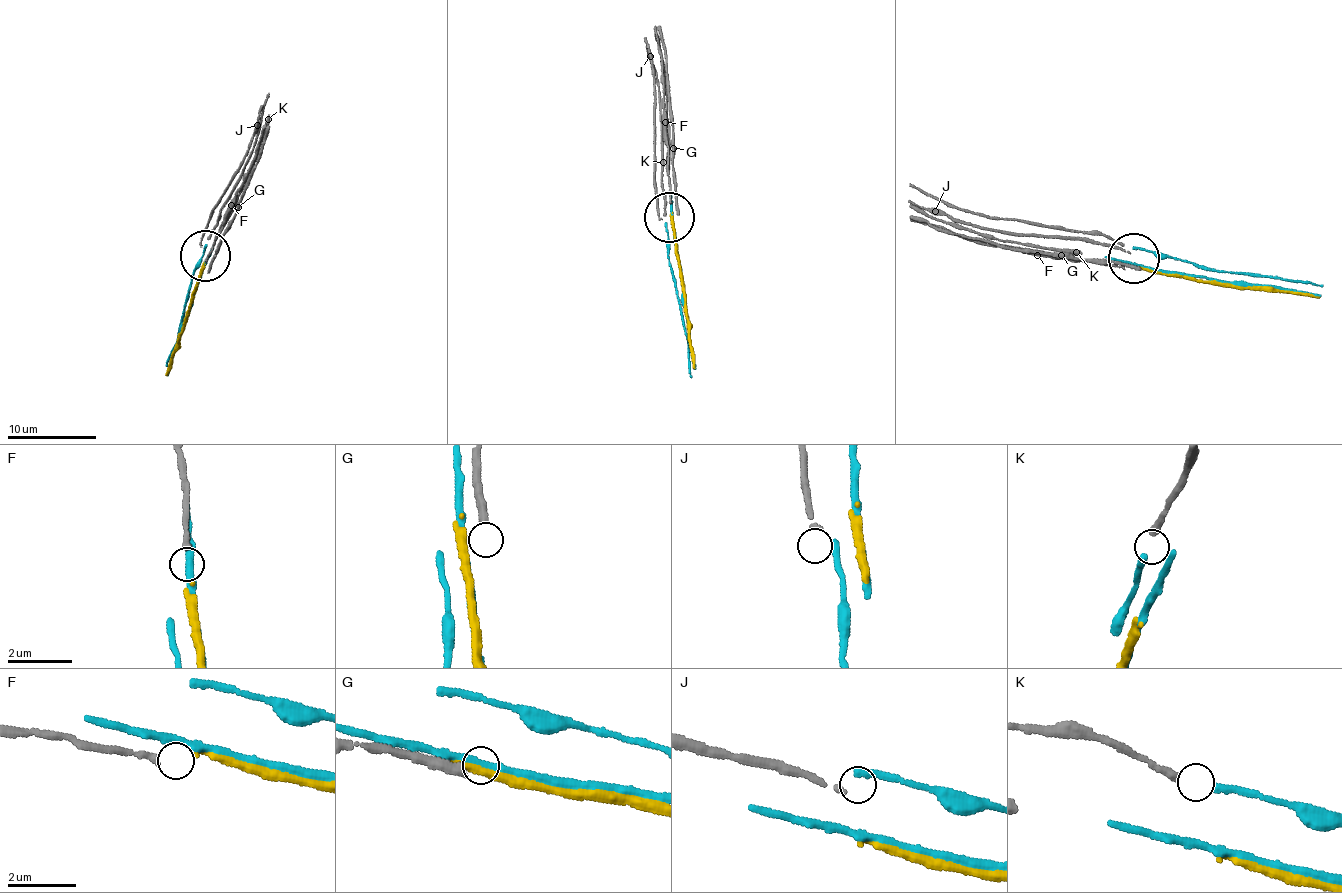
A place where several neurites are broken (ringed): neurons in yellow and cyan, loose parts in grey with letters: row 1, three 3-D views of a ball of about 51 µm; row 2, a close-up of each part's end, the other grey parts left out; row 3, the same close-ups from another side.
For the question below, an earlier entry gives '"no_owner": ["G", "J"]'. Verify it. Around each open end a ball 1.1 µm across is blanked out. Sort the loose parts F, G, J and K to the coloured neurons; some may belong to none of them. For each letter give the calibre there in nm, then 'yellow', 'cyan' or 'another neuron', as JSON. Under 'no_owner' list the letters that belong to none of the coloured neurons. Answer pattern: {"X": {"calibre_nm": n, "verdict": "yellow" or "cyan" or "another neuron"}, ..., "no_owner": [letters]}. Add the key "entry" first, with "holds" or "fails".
{"entry": "fails", "F": {"calibre_nm": 170, "verdict": "another neuron"}, "G": {"calibre_nm": 240, "verdict": "another neuron"}, "J": {"calibre_nm": 140, "verdict": "another neuron"}, "K": {"calibre_nm": 200, "verdict": "cyan"}, "no_owner": ["F", "G", "J"]}

